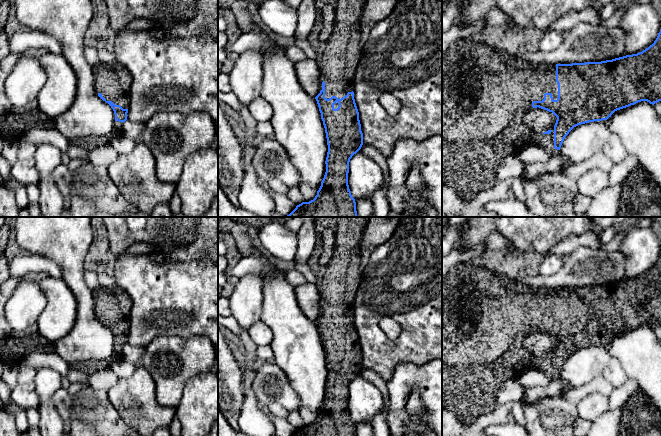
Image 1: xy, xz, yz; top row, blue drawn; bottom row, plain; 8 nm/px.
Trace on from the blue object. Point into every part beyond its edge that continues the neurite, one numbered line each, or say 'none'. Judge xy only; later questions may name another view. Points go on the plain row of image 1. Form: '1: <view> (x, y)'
1: xy (113, 305)

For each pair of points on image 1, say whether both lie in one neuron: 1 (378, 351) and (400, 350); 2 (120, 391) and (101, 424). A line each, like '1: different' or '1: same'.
1: same
2: different

